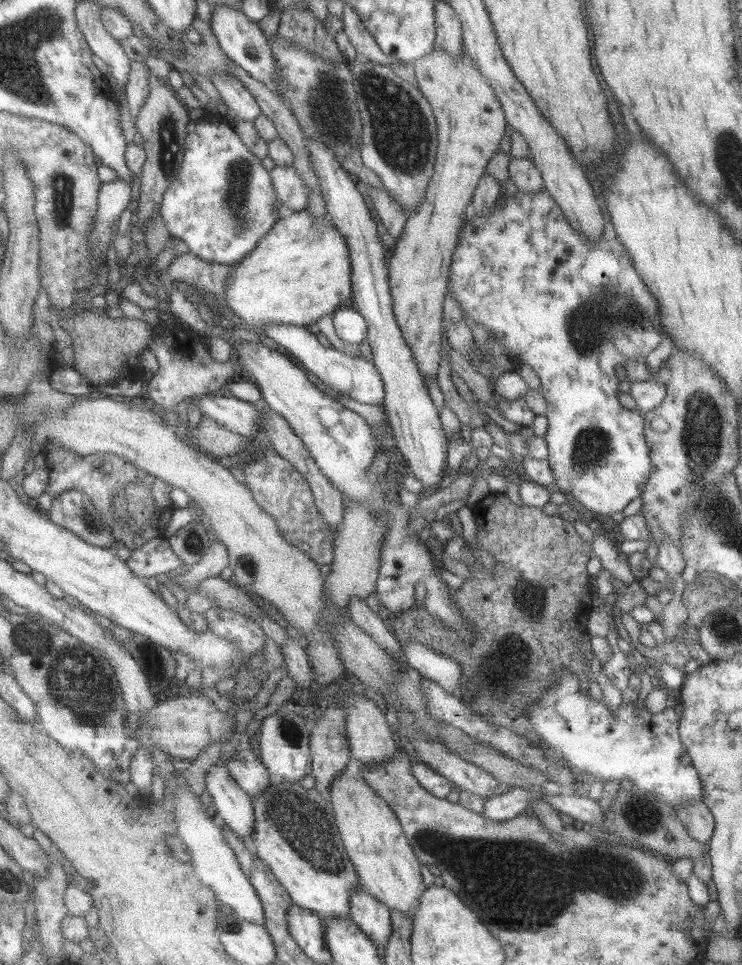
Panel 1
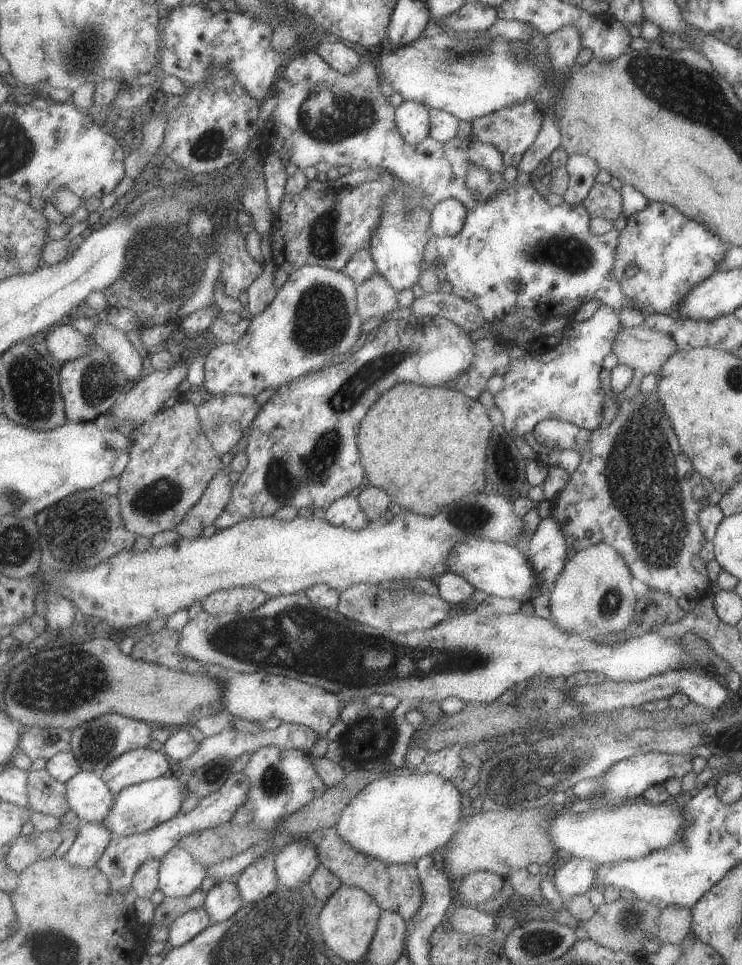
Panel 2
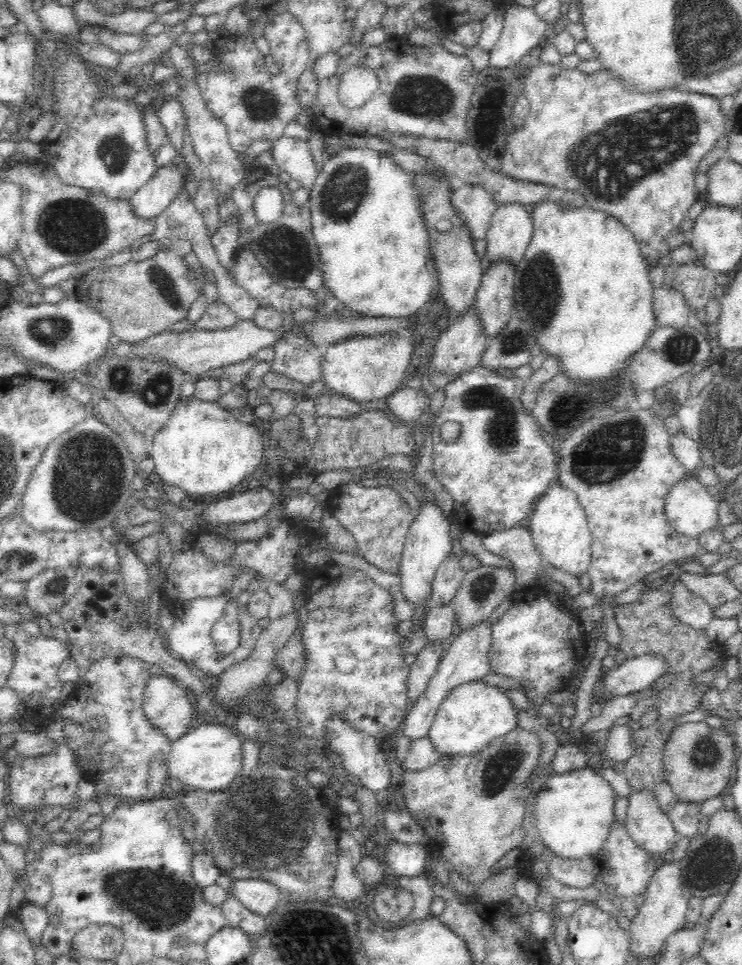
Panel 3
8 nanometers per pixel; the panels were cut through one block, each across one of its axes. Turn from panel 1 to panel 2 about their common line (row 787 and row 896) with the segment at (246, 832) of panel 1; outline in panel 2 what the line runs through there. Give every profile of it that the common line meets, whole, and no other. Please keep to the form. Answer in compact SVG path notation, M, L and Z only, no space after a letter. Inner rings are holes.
M228 880L217 881L217 884L208 892L204 908L210 914L213 924L223 923L233 919L245 906L239 893L237 883Z

